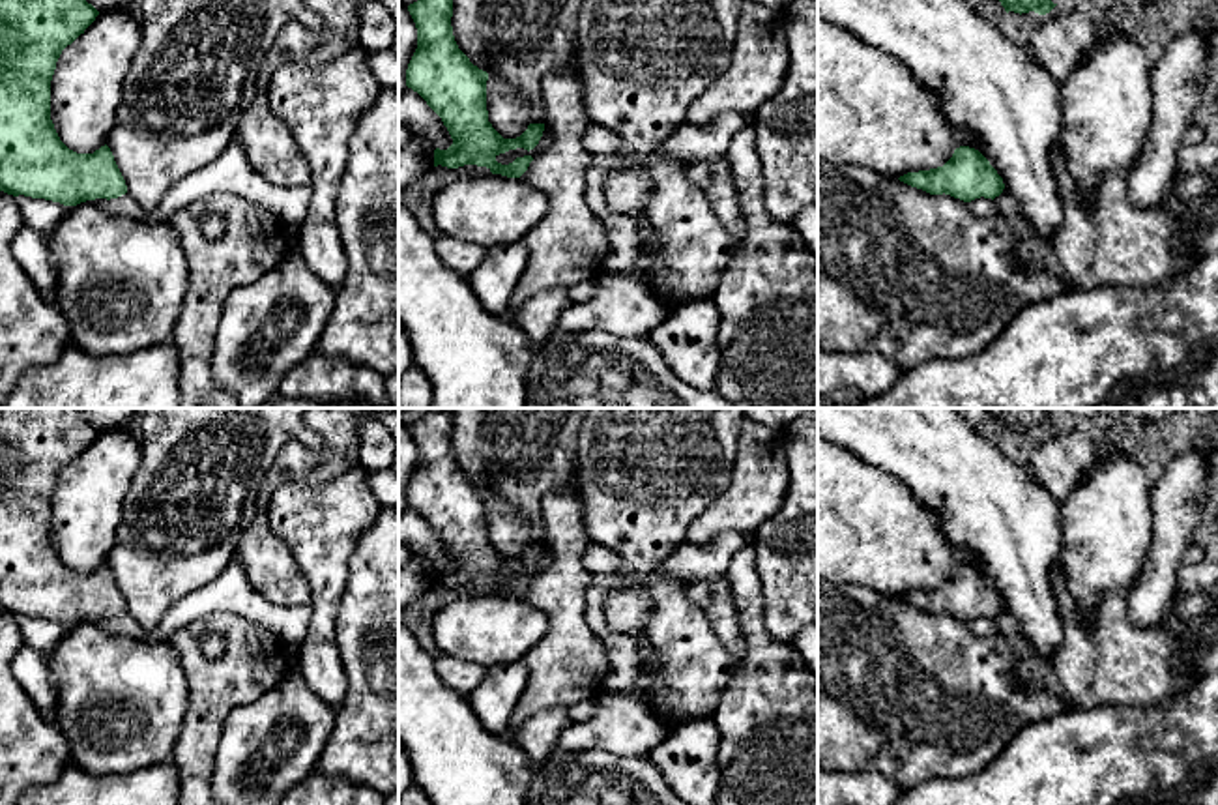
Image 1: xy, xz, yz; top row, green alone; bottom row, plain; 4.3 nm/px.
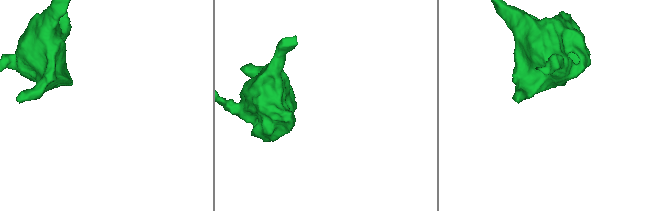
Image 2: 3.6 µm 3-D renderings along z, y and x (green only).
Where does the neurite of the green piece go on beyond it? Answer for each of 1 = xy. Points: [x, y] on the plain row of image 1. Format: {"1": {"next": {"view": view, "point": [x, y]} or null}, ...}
{"1": {"next": null}}

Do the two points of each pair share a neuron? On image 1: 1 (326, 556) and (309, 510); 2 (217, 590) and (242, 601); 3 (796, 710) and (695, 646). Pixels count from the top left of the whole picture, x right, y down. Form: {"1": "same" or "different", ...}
{"1": "same", "2": "same", "3": "different"}

